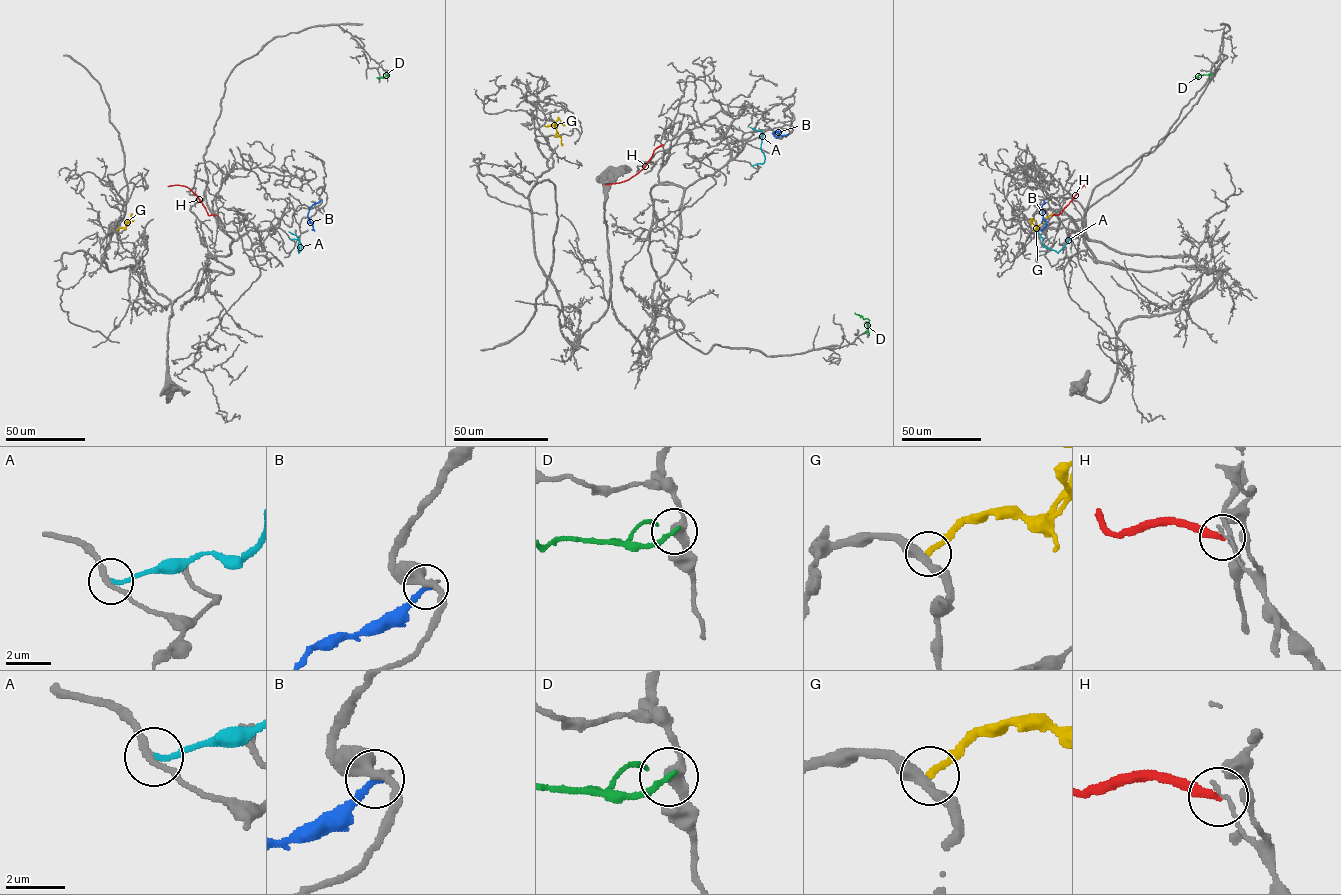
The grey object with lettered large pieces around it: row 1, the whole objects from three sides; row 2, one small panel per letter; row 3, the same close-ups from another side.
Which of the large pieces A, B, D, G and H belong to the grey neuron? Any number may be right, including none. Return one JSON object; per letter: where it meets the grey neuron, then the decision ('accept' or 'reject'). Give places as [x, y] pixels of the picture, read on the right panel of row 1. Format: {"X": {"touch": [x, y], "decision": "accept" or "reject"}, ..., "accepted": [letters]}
{"A": {"touch": [1070, 239], "decision": "accept"}, "B": {"touch": [1043, 200], "decision": "reject"}, "D": {"touch": [1211, 74], "decision": "reject"}, "G": {"touch": [1036, 230], "decision": "reject"}, "H": {"touch": [1052, 215], "decision": "reject"}, "accepted": ["A"]}

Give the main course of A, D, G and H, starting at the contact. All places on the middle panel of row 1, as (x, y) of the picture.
A: (751, 165), (762, 164), (764, 156), (761, 132), (749, 127)
D: (868, 335), (868, 320), (855, 312)
G: (544, 125), (554, 126), (562, 145)
H: (663, 144), (654, 150), (646, 165), (629, 179), (605, 184)

